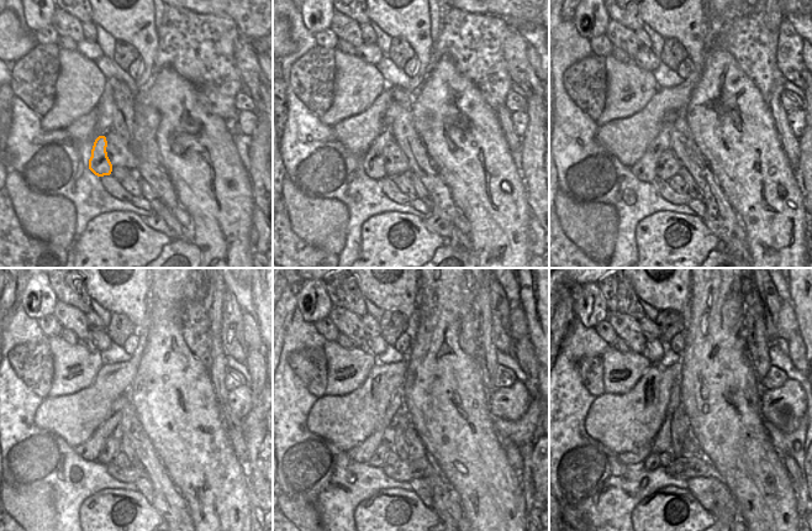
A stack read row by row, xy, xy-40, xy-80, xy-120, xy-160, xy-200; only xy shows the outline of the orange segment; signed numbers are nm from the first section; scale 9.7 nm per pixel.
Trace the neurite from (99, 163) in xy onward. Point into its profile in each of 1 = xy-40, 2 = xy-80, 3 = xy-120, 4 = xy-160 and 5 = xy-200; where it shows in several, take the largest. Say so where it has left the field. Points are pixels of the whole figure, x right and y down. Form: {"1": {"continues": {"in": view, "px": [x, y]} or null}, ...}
{"1": {"continues": {"in": "xy-40", "px": [373, 163]}}, "2": {"continues": {"in": "xy-80", "px": [644, 169]}}, "3": {"continues": {"in": "xy-120", "px": [89, 451]}}, "4": {"continues": {"in": "xy-160", "px": [360, 453]}}, "5": {"continues": {"in": "xy-200", "px": [638, 456]}}}

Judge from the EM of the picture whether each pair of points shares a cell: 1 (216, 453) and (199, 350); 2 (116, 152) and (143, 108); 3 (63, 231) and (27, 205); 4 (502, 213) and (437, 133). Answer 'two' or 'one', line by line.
1: two
2: one
3: one
4: one

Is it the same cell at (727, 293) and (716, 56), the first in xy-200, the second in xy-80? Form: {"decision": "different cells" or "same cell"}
{"decision": "same cell"}

